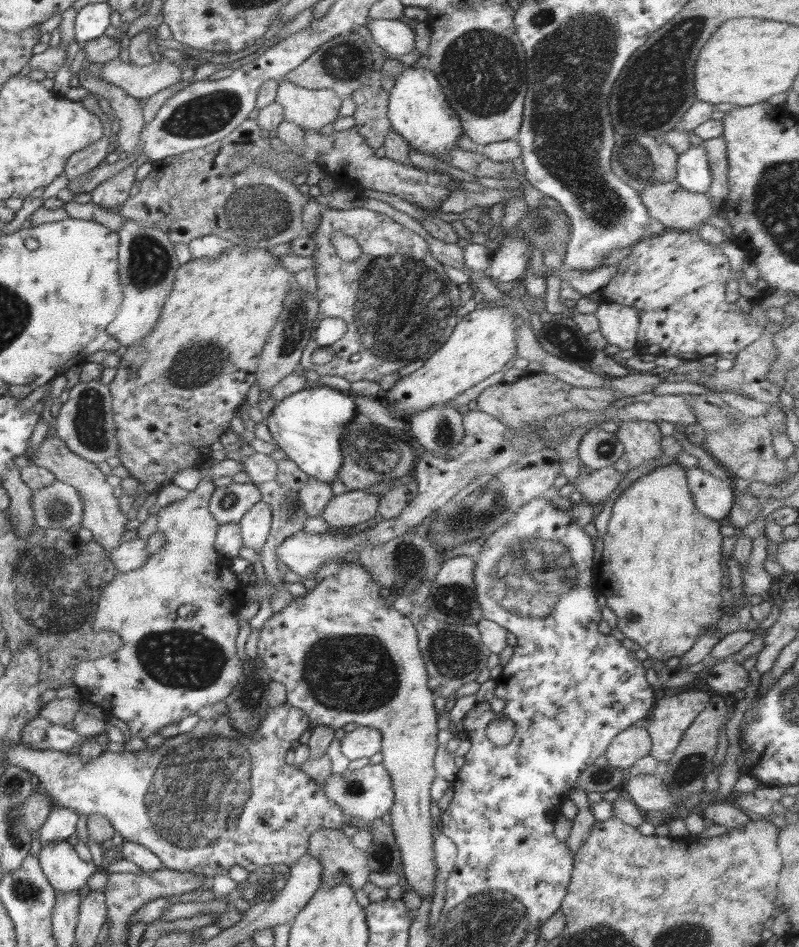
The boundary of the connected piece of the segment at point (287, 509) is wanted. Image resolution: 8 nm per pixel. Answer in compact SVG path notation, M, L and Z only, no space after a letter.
M278 459L276 462L278 465L276 478L265 483L257 484L261 492L262 501L267 502L271 506L271 529L261 550L261 561L267 580L274 586L274 588L269 590L271 607L274 613L277 613L282 607L291 603L291 599L294 598L294 596L288 593L289 590L287 587L280 586L282 574L280 574L277 568L275 548L288 535L302 531L304 521L307 519L308 515L298 505L299 492L302 485L309 479L309 476L303 470L300 470L300 467L290 459Z

